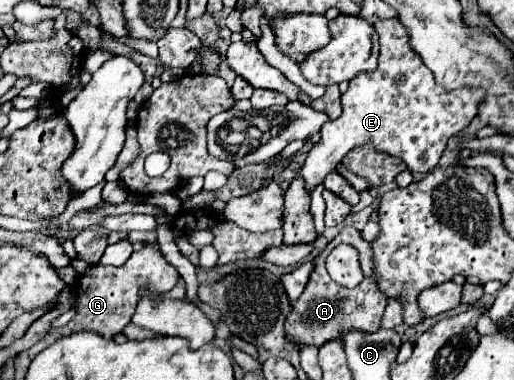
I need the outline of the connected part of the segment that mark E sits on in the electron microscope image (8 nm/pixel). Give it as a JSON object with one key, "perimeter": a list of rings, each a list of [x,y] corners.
{"perimeter":[[[397,17],[375,21],[375,31],[379,33],[381,45],[377,69],[359,73],[349,81],[349,89],[341,95],[341,117],[321,129],[321,141],[313,145],[301,169],[307,191],[313,191],[353,147],[365,143],[371,143],[375,151],[401,157],[411,173],[429,173],[439,163],[449,137],[465,129],[477,115],[483,91],[471,91],[467,87],[443,91],[423,59],[411,49],[407,31]]]}

